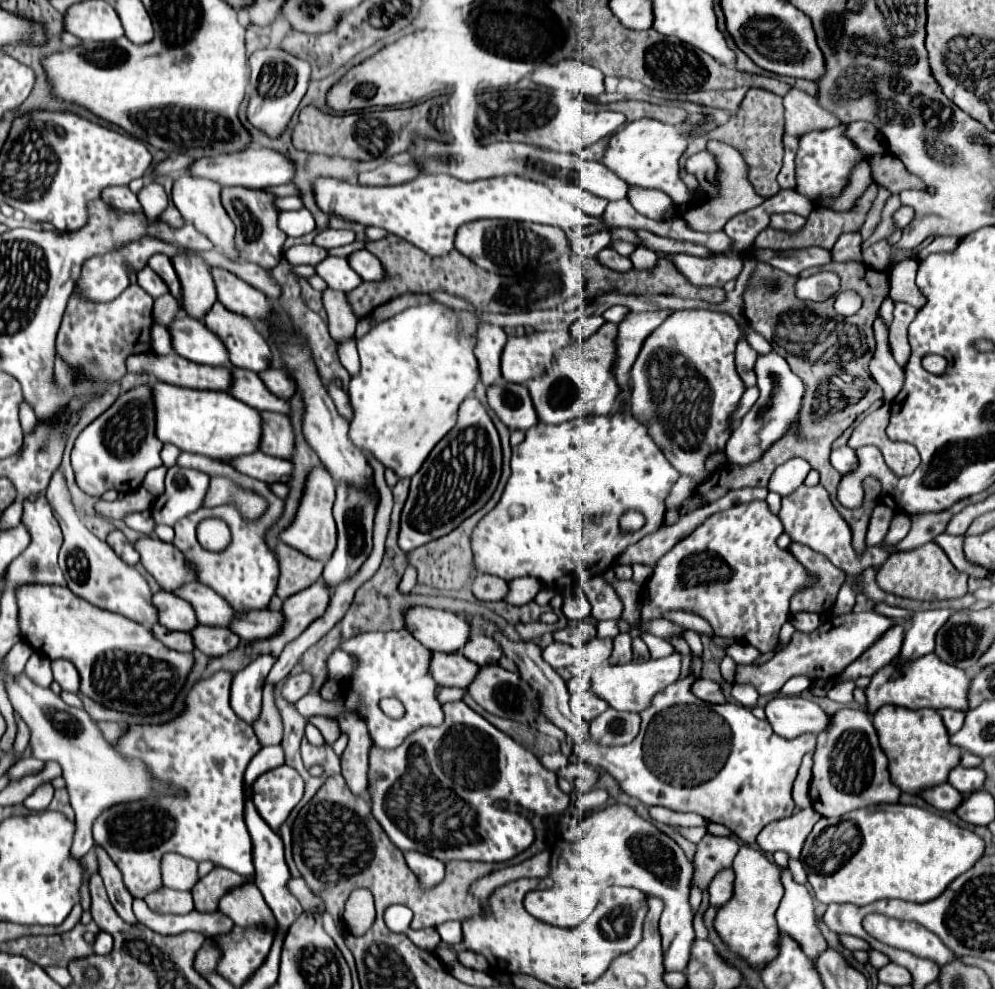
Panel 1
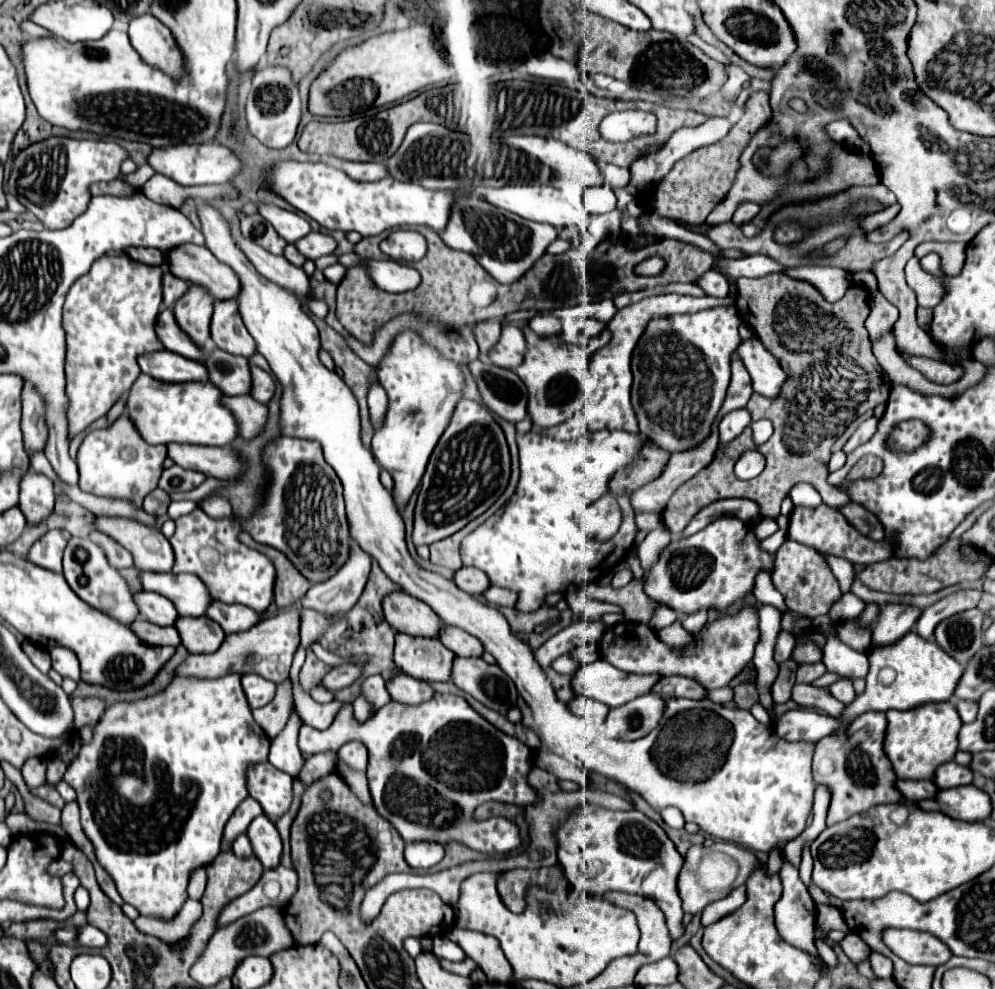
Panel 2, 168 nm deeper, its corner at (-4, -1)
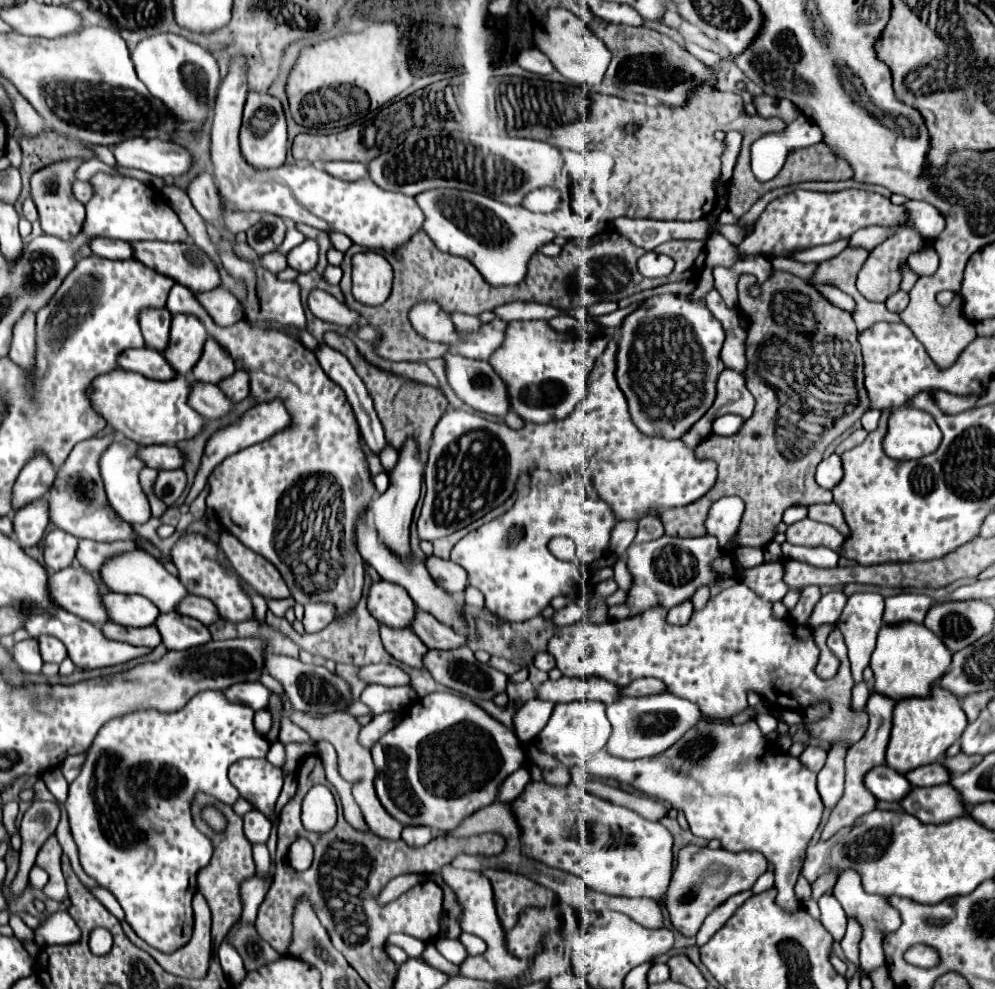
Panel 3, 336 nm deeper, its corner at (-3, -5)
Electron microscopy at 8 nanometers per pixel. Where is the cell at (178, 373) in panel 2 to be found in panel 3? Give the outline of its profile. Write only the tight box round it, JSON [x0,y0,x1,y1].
[118,347,176,381]

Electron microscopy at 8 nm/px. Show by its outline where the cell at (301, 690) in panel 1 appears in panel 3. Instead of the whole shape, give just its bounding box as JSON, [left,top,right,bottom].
[360,663,410,687]

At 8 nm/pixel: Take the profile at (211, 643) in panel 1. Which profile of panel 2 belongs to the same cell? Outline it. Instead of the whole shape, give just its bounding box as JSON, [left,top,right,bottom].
[175,619,225,653]

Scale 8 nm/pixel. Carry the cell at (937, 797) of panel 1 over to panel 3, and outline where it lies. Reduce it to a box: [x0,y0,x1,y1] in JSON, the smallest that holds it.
[864,765,910,801]

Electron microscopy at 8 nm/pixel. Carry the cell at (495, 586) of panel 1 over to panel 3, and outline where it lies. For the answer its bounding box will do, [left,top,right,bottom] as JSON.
[424,555,468,593]

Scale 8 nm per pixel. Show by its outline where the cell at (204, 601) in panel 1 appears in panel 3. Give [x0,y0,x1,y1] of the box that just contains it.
[100,549,188,613]

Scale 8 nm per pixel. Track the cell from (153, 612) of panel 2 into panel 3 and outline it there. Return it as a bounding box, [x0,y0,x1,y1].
[102,593,156,627]

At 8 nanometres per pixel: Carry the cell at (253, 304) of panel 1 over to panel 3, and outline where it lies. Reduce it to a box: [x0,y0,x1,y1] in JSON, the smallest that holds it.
[130,241,220,293]

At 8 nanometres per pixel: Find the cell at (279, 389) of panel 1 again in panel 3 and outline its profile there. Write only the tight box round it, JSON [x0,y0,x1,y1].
[218,369,250,401]

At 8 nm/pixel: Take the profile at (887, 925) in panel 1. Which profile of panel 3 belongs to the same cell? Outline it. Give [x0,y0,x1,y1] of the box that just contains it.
[906,945,936,967]

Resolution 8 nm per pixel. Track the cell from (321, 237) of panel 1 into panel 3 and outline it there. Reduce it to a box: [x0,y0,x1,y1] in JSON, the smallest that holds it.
[286,239,318,273]

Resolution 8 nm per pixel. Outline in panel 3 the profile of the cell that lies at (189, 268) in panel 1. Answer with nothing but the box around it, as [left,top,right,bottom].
[164,315,208,375]

